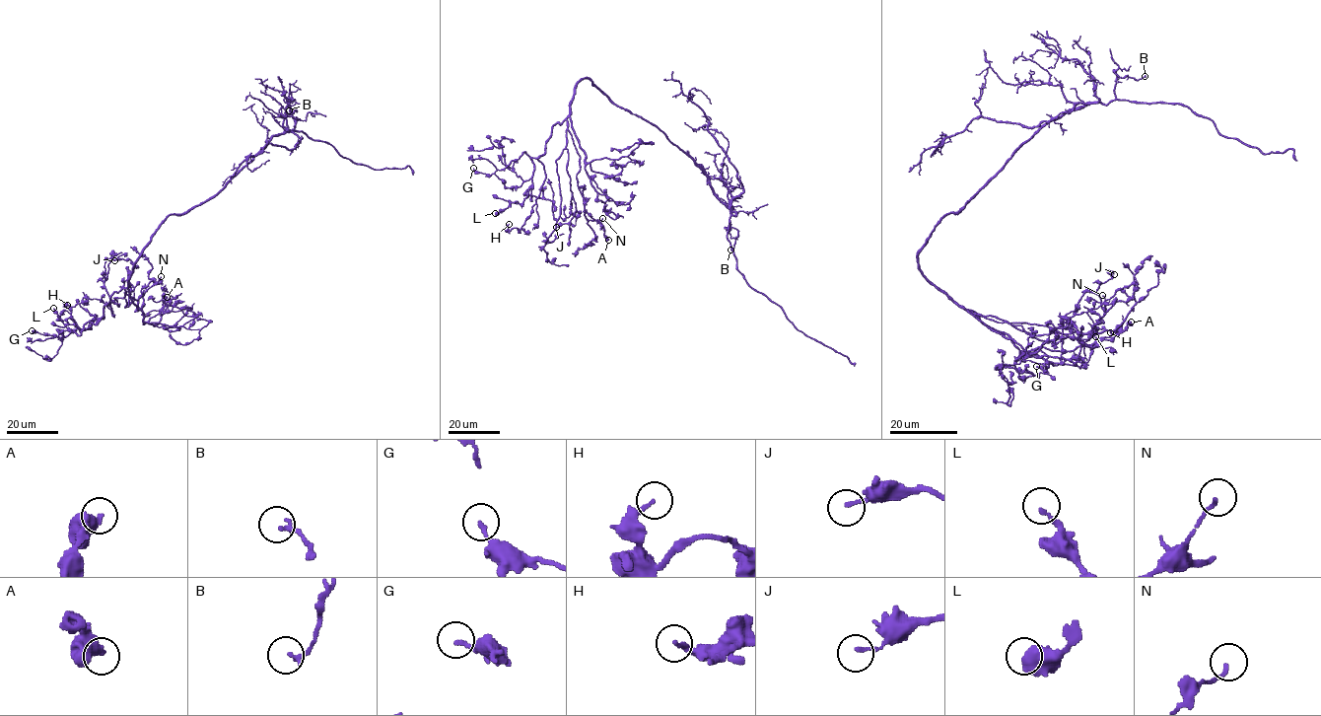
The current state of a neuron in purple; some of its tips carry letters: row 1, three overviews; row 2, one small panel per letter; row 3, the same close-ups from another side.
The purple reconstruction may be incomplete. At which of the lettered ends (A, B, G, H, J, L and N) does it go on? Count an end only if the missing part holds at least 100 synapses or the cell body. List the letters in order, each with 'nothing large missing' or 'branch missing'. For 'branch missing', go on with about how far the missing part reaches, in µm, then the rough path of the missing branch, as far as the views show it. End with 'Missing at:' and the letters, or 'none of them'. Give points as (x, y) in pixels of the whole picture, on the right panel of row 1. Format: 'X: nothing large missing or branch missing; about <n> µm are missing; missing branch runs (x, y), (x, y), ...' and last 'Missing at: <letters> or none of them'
A: nothing large missing
B: nothing large missing
G: nothing large missing
H: nothing large missing
J: nothing large missing
L: nothing large missing
N: nothing large missing
Missing at: none of them

